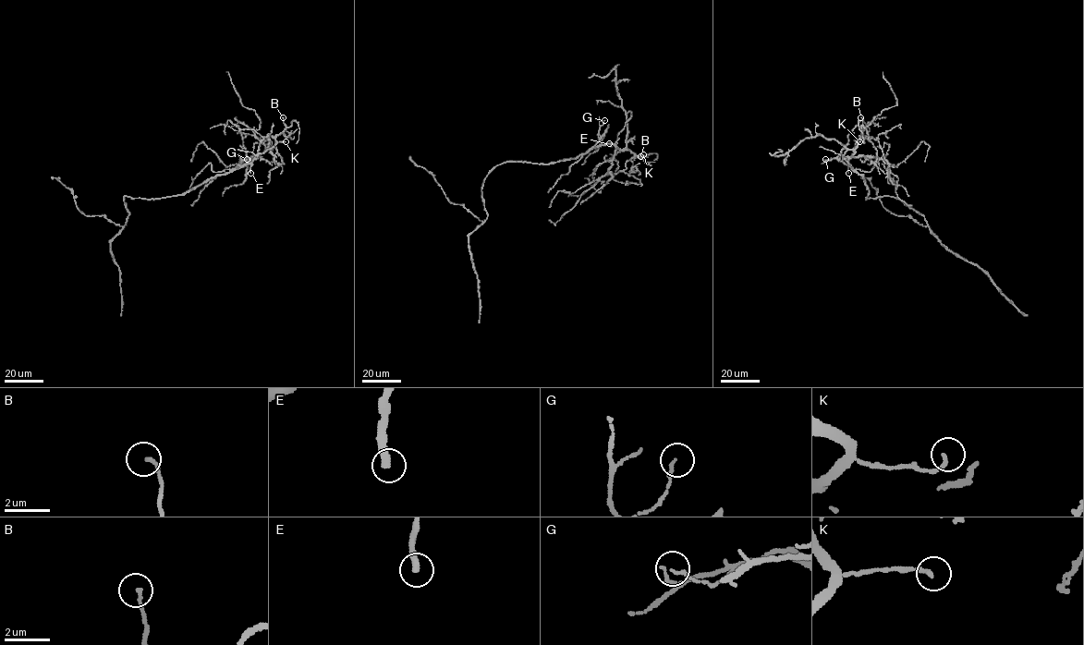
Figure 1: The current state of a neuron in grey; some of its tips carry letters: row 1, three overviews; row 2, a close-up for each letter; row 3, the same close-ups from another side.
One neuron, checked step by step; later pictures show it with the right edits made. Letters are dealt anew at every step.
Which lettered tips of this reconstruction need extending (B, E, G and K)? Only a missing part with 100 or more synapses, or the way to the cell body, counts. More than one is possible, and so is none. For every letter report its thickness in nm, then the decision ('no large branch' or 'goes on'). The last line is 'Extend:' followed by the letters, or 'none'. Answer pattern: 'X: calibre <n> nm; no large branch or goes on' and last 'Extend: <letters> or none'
B: calibre 140 nm; no large branch
E: calibre 320 nm; goes on
G: calibre 130 nm; no large branch
K: calibre 170 nm; no large branch
Extend: E

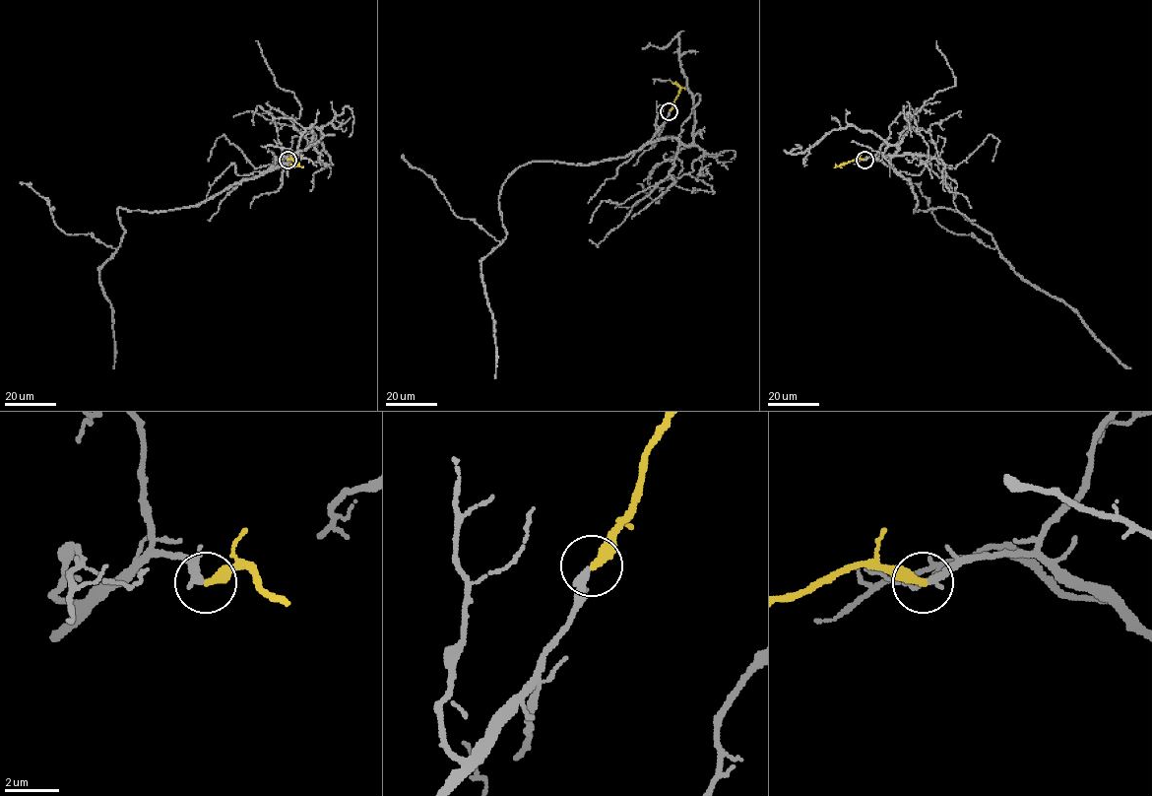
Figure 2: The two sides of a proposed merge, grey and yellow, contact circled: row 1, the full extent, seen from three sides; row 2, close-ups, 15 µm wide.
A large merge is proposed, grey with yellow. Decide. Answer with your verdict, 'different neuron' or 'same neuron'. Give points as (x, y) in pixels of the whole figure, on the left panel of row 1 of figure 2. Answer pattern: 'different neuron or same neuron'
same neuron

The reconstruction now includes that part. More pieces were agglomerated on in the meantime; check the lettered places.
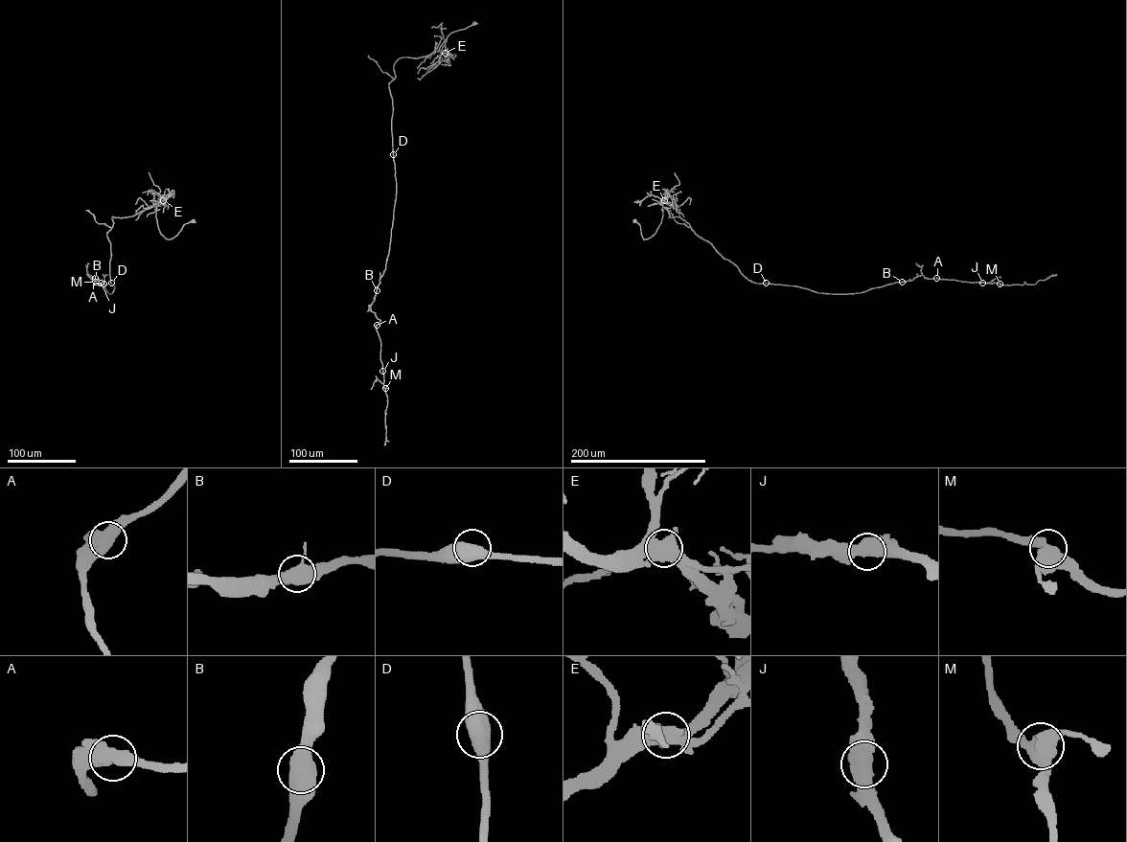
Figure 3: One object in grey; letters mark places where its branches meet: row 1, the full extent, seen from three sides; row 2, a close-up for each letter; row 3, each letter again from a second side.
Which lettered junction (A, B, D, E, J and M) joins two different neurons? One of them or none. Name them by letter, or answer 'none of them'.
E

